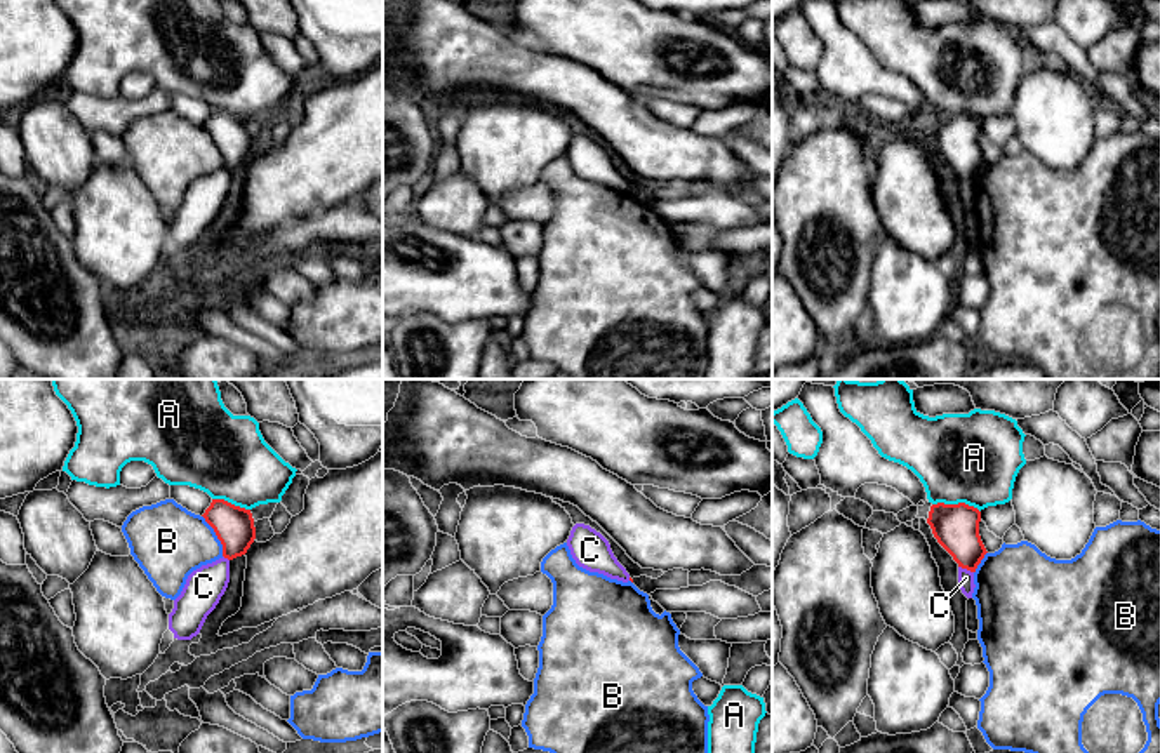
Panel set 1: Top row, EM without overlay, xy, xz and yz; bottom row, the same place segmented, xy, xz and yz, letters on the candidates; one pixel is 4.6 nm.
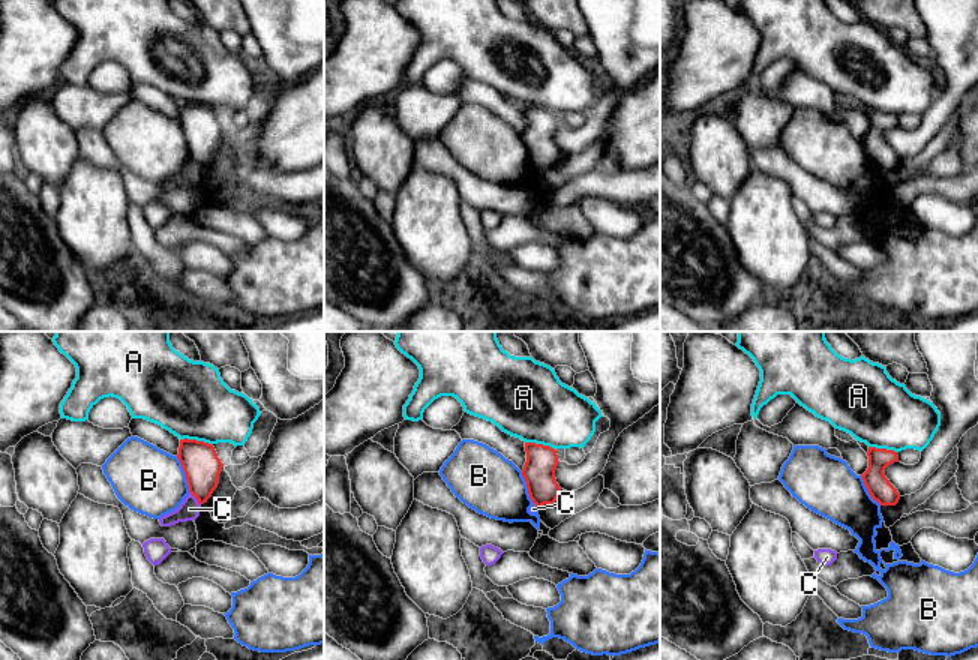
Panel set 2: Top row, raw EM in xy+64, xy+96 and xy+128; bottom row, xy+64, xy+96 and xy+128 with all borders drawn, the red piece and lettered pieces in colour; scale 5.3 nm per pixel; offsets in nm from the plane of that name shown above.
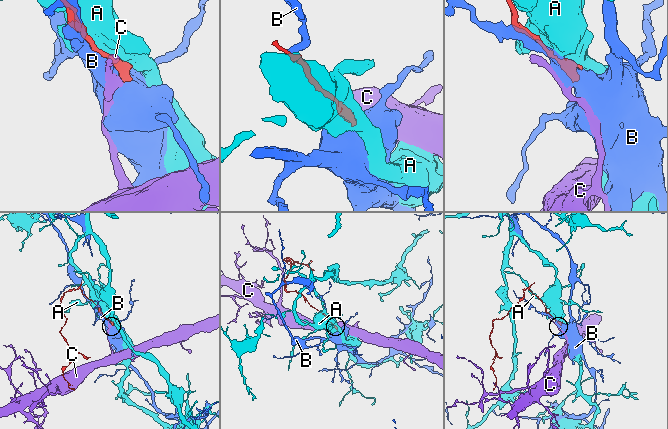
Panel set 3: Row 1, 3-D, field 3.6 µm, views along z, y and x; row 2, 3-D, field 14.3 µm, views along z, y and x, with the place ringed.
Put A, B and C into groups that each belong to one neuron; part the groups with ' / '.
A / B / C

